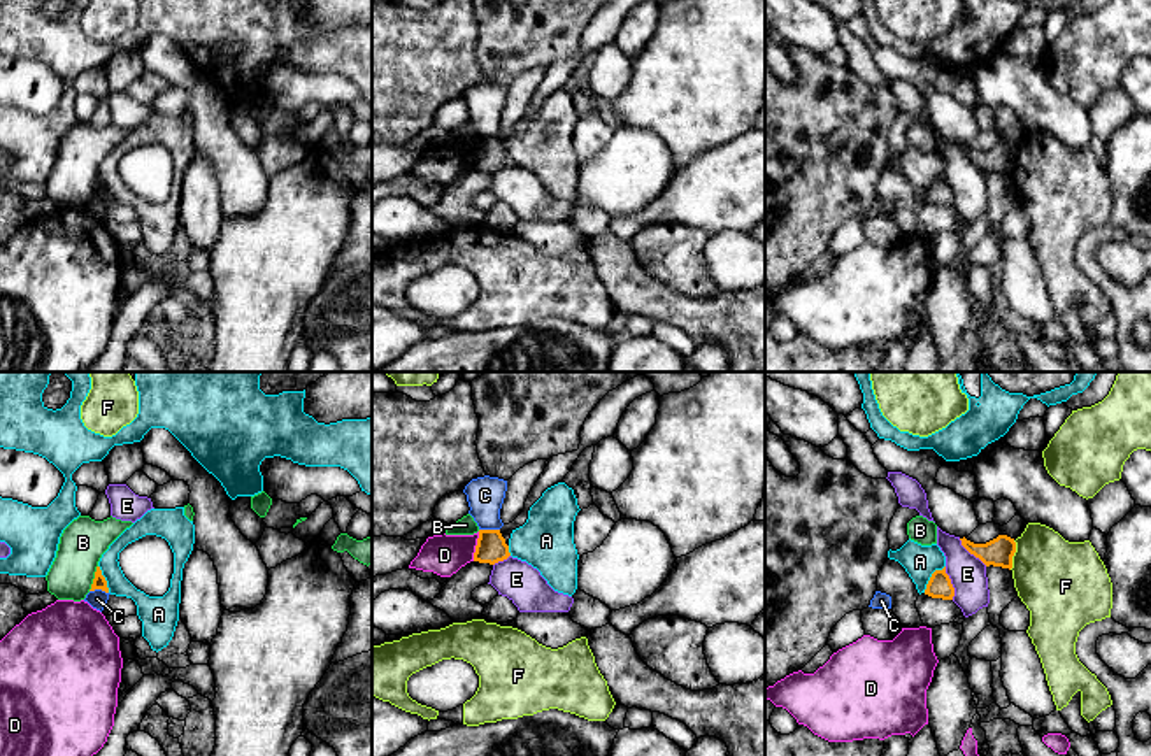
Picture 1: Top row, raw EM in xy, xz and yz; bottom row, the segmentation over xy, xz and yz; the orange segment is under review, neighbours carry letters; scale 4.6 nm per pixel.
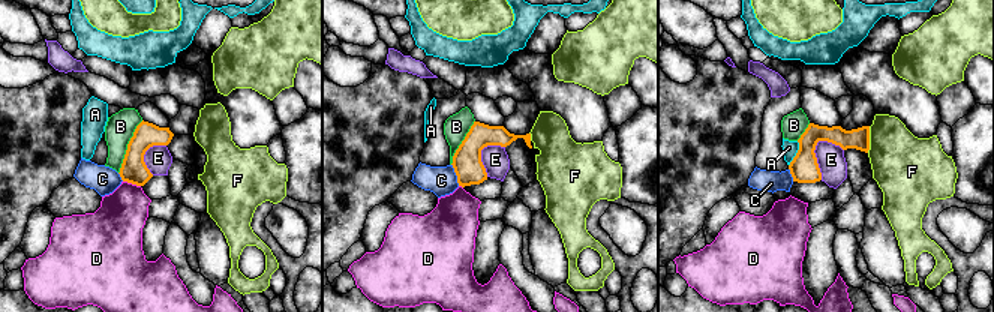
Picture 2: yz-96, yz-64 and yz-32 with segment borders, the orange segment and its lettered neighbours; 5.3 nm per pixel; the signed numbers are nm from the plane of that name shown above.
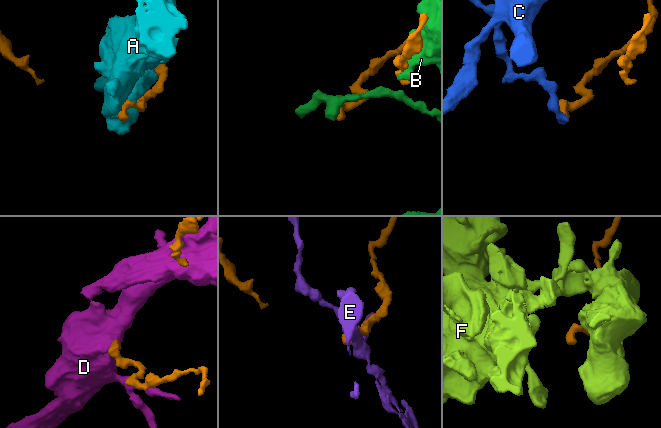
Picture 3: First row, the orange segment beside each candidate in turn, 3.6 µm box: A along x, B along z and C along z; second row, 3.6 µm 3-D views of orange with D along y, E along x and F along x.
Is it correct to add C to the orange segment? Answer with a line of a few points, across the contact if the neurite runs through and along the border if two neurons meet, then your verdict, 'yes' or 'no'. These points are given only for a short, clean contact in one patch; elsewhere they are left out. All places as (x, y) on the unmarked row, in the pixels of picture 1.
line xz (479, 135), (499, 137); no

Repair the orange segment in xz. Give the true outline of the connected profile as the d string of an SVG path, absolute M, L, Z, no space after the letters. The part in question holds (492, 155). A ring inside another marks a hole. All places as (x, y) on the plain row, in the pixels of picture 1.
M479 137L474 168L495 172L511 163L500 137Z

